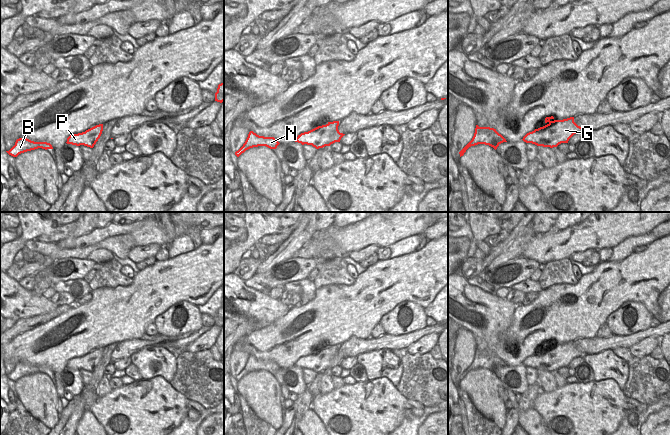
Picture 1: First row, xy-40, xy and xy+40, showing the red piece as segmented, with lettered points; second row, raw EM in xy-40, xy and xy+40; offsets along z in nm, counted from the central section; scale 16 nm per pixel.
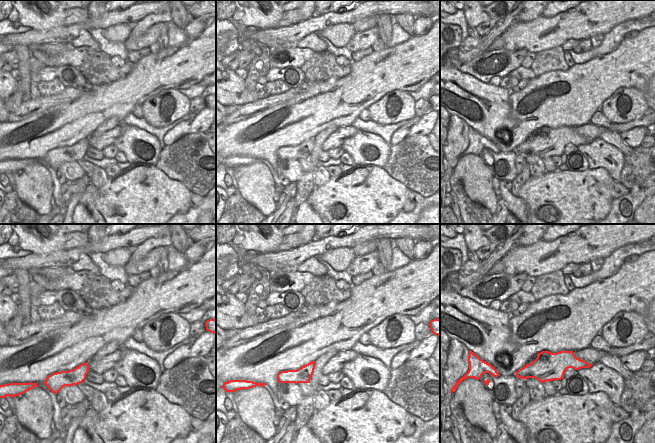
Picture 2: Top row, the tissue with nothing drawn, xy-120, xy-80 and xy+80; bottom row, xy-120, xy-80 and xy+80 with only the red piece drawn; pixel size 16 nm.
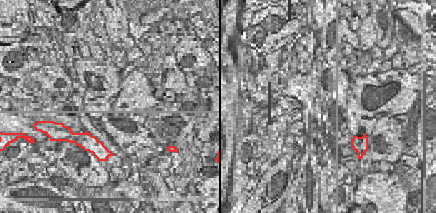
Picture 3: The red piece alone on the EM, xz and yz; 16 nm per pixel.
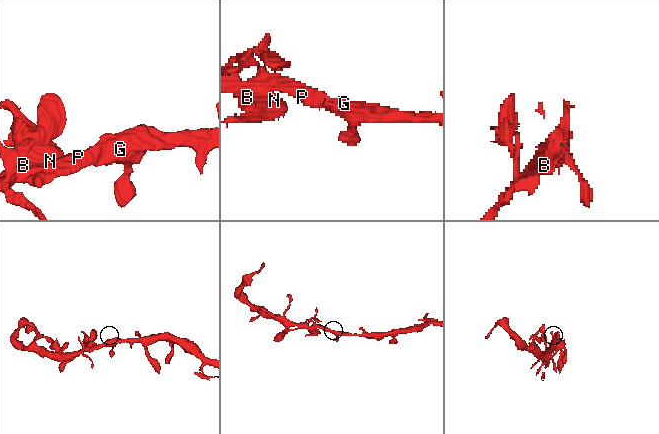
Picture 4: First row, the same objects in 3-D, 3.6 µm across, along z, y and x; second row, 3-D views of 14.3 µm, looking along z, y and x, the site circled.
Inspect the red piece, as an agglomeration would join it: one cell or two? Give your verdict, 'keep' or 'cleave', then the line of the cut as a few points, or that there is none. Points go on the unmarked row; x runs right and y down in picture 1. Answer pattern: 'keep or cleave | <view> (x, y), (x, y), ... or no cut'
keep | no cut

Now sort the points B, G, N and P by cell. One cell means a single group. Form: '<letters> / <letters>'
B G N P

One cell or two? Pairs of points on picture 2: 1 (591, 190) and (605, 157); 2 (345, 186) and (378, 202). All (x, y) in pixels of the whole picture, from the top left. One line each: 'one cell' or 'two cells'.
1: two cells
2: one cell

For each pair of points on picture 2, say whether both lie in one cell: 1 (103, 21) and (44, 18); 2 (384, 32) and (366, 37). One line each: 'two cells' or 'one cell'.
1: two cells
2: two cells

